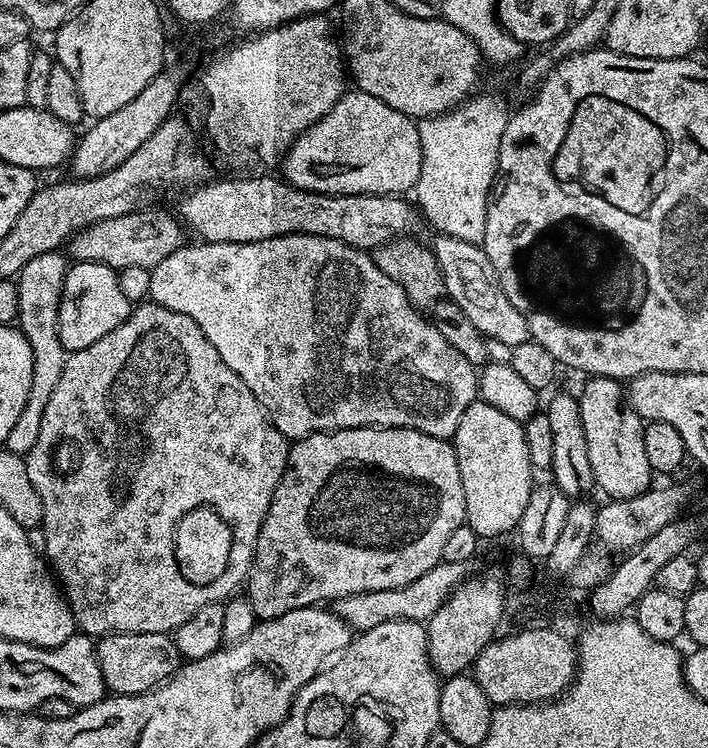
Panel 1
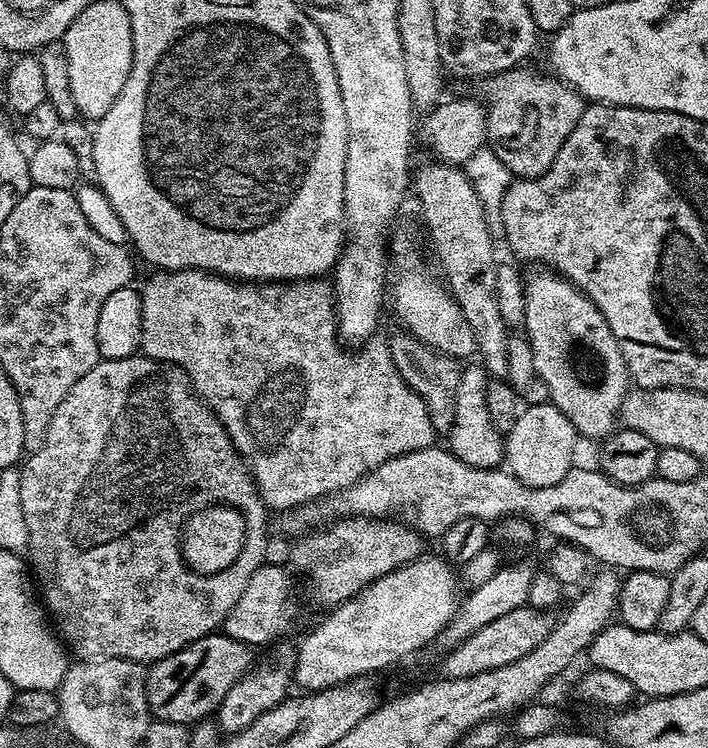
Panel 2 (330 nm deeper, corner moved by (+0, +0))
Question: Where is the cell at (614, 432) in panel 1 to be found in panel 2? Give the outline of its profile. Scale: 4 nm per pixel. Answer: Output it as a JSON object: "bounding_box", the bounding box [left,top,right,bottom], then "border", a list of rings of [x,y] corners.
{"bounding_box":[523,270,630,442],"border":[[[536,270],[532,277],[524,284],[524,328],[523,331],[528,337],[530,346],[534,350],[534,370],[537,377],[540,377],[542,382],[546,382],[549,387],[549,401],[554,407],[562,412],[573,423],[577,433],[581,436],[588,436],[592,440],[600,442],[612,435],[618,424],[620,415],[620,407],[624,401],[624,397],[630,391],[630,377],[628,375],[628,367],[622,358],[622,350],[618,346],[618,342],[614,338],[614,334],[610,330],[610,326],[606,322],[606,318],[602,318],[602,314],[594,306],[594,302],[590,302],[590,298],[585,296],[579,288],[576,288],[570,281],[564,279],[563,276],[557,276],[552,270]]]}

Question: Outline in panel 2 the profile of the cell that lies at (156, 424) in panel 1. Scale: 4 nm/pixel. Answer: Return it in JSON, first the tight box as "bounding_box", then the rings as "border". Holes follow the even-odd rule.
{"bounding_box":[19,354,270,662],"border":[[[143,354],[117,360],[99,360],[87,374],[78,378],[78,382],[74,382],[74,386],[70,386],[70,394],[66,394],[58,410],[54,410],[54,418],[50,418],[50,426],[46,430],[42,446],[19,465],[19,470],[22,518],[26,518],[28,535],[26,560],[38,585],[42,603],[54,621],[55,631],[73,653],[77,652],[77,657],[86,660],[155,662],[182,650],[188,644],[193,644],[198,638],[213,635],[223,625],[234,602],[238,602],[242,590],[246,590],[246,582],[250,582],[250,578],[254,578],[256,571],[266,562],[267,556],[264,555],[268,552],[270,509],[258,494],[256,481],[253,480],[247,463],[232,445],[232,439],[226,434],[222,422],[196,395],[190,378],[176,364],[167,364],[165,360],[152,360]],[[212,505],[228,505],[243,513],[247,536],[244,540],[243,555],[240,555],[227,571],[204,575],[189,568],[184,560],[181,552],[181,533],[191,514]]]}

